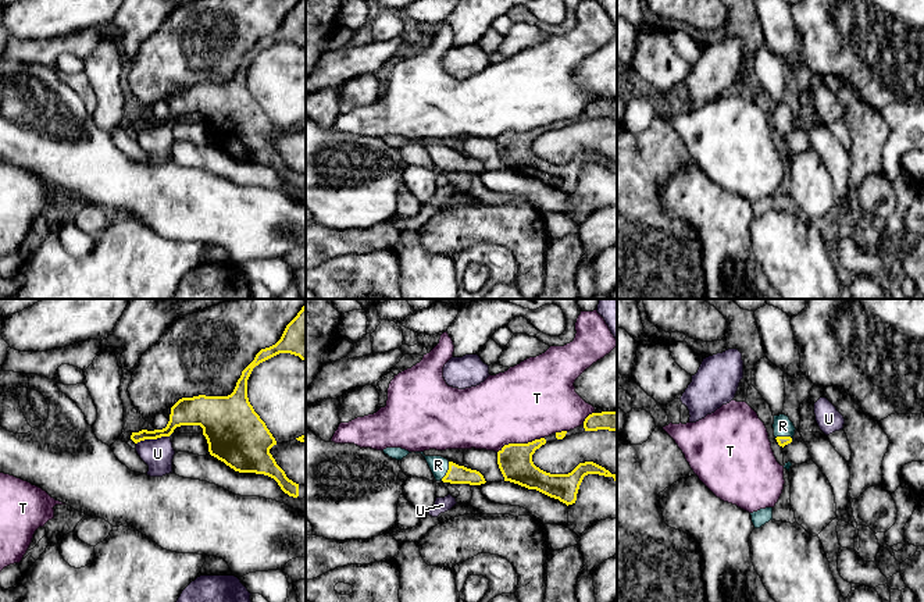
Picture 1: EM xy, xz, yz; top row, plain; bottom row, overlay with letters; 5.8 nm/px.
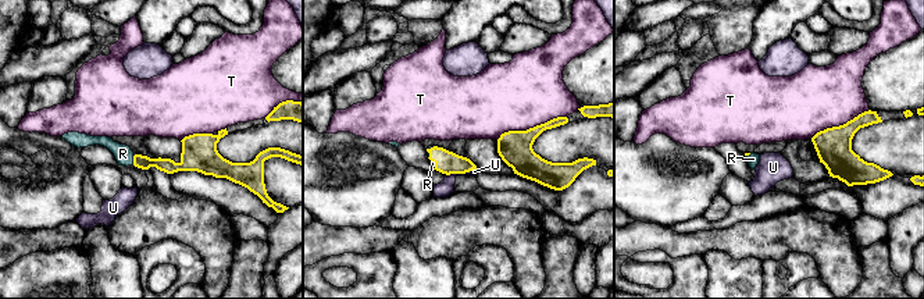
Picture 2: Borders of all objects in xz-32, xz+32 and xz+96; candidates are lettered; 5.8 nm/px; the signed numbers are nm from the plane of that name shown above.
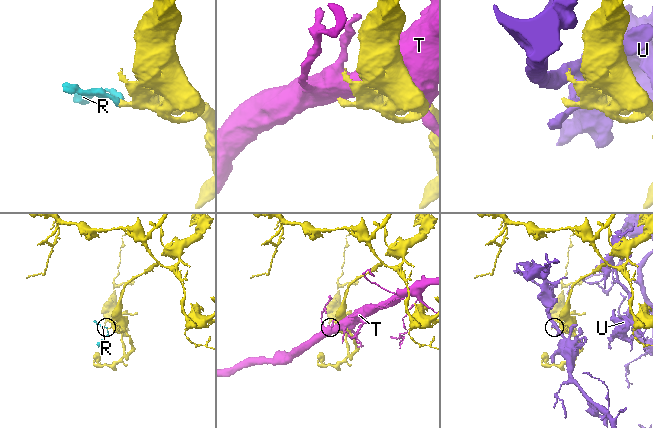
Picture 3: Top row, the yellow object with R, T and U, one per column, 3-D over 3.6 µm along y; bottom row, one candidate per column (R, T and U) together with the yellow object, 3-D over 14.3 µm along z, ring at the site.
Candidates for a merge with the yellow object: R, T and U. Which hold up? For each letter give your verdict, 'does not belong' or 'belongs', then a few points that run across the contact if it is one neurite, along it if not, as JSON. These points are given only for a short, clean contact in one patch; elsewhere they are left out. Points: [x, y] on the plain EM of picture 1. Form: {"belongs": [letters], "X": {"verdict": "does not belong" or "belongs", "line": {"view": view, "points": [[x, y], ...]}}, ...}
{"belongs": ["R"], "R": {"verdict": "belongs", "line": {"view": "xz", "points": [[456, 163], [448, 160], [438, 153]]}}, "T": {"verdict": "does not belong"}, "U": {"verdict": "does not belong", "line": {"view": "xy", "points": [[168, 124], [141, 128], [136, 132]]}}}

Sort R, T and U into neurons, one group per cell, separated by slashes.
R / T / U

